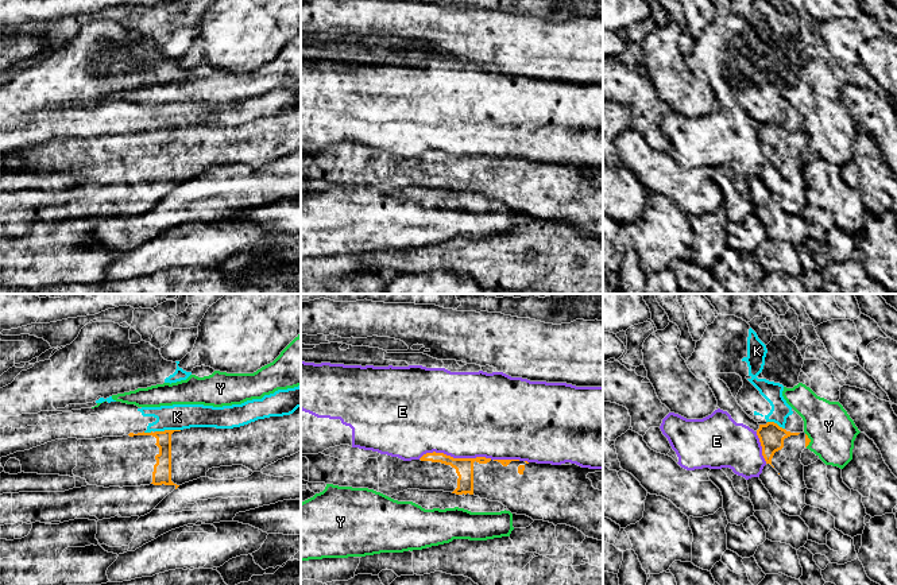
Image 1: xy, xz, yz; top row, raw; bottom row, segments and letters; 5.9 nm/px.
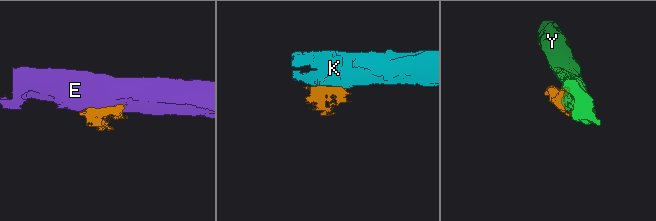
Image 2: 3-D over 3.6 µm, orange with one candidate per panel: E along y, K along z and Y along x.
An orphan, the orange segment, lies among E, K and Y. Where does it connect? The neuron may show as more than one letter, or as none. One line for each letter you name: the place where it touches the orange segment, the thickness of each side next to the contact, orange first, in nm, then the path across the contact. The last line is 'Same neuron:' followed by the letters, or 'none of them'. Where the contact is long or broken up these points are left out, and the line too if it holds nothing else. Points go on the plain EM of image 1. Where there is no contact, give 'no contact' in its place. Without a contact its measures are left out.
Same neuron: none of them

